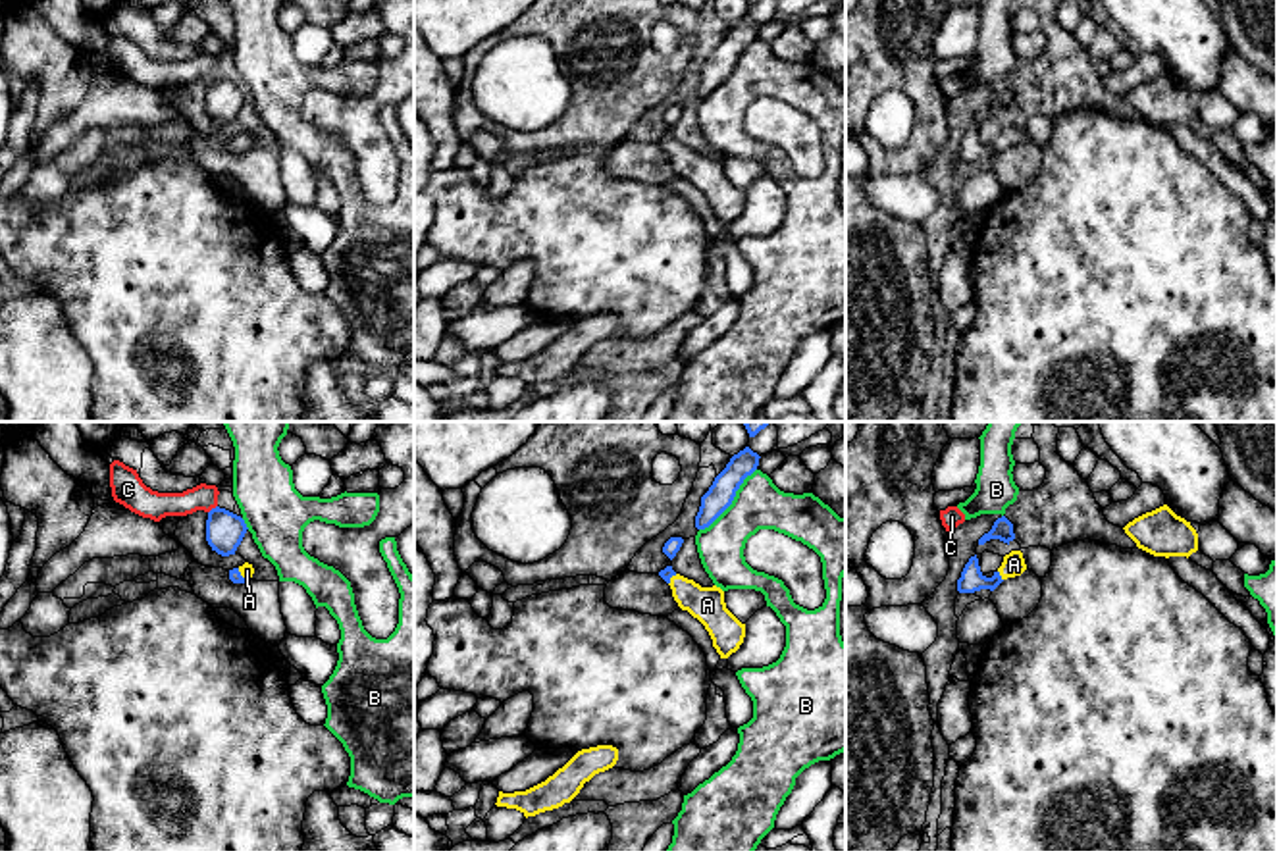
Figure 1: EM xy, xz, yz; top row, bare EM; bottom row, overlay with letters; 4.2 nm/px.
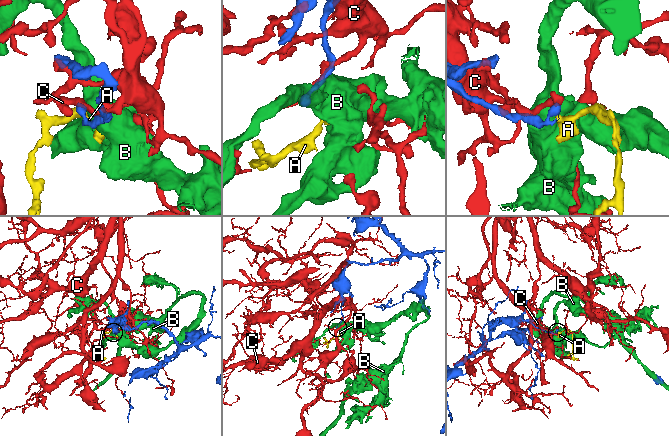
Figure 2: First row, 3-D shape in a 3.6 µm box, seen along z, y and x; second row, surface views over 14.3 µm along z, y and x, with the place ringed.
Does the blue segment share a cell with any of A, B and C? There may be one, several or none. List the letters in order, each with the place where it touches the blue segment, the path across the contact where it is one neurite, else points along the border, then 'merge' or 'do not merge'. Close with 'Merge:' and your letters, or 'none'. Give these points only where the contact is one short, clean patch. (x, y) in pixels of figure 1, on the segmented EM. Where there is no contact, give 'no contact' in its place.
A: yz (1000, 576) | across yz (971, 580), (992, 582), (1000, 576), (1014, 565) | merge
B: xz (732, 499) | along xz (755, 468), (744, 480), (734, 499), (700, 530) | do not merge
C: xy (212, 509) | do not merge
Merge: A

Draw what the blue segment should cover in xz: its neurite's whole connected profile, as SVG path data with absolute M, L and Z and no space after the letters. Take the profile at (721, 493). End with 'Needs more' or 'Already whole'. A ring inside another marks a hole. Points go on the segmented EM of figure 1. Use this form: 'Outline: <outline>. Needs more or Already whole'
Outline: M749 447L730 458L726 468L715 477L709 491L701 497L701 506L695 516L695 528L709 528L734 501L736 491L747 476L759 466L759 454Z. Already whole

